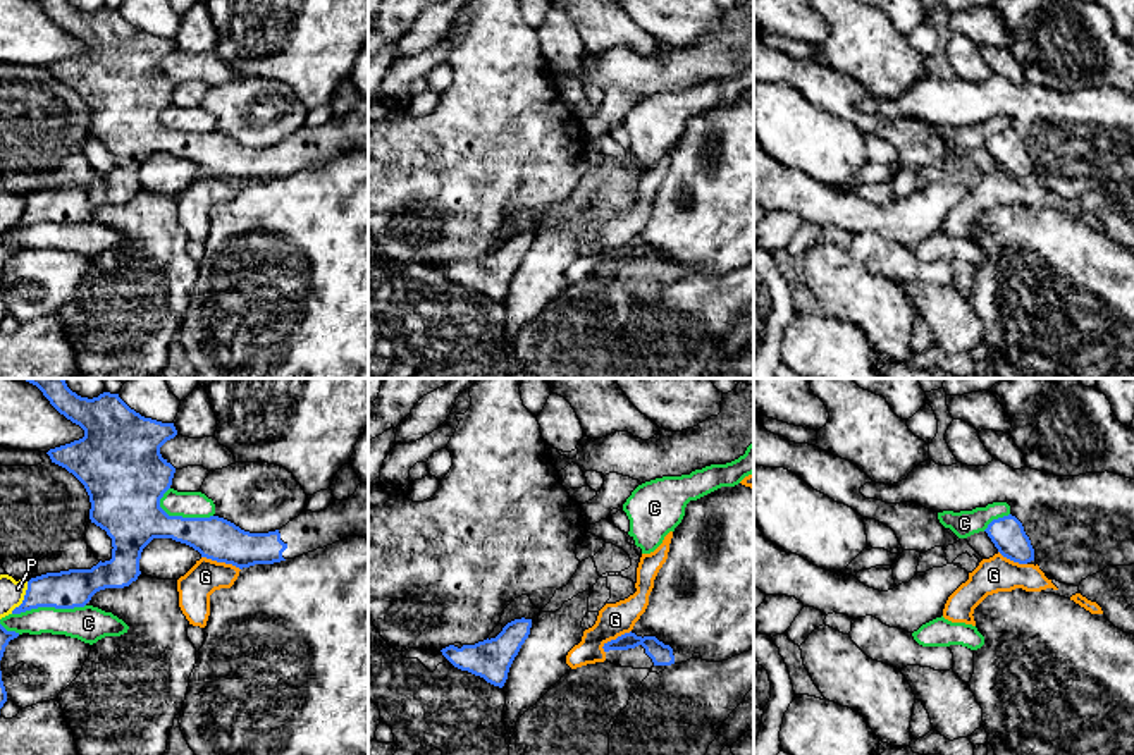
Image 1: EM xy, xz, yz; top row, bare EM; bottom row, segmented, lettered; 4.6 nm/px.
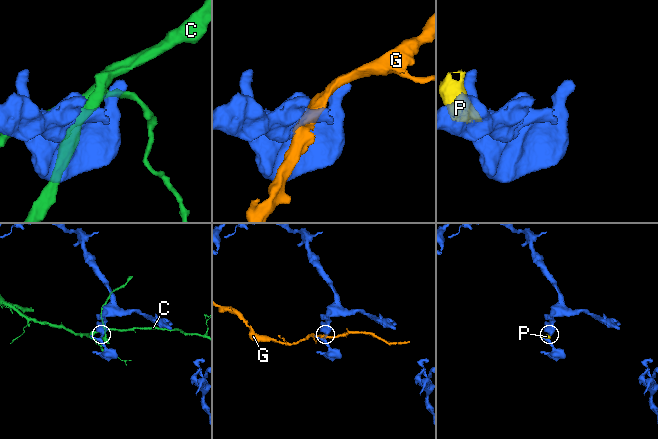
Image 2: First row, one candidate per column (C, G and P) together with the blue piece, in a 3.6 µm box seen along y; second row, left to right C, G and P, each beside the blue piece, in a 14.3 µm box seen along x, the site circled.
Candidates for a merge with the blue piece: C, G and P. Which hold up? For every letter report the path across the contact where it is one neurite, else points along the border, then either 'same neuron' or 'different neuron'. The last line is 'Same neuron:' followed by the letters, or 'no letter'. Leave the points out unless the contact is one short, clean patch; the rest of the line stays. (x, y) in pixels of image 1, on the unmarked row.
C: different neuron
G: along xy (202, 171), (212, 176), (231, 178), (240, 184) | different neuron
P: different neuron
Same neuron: no letter

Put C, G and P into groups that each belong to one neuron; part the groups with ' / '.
C / G / P

